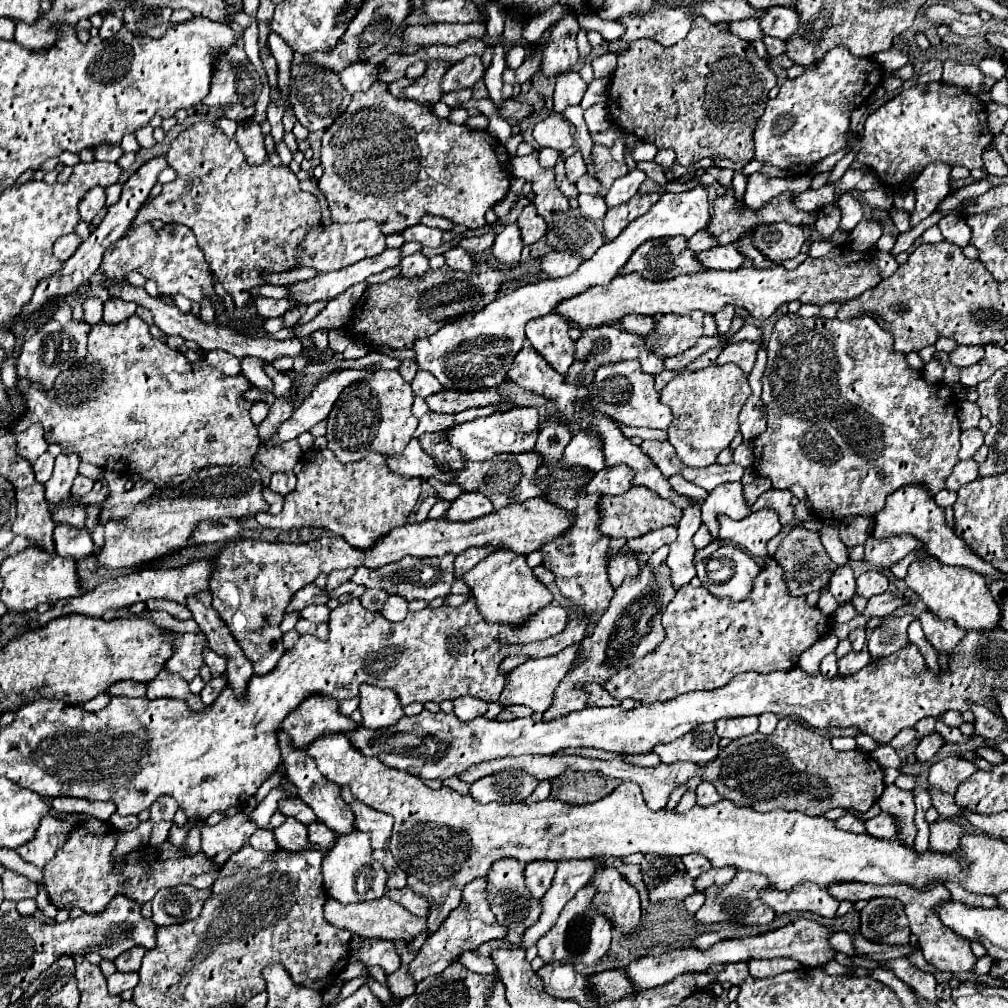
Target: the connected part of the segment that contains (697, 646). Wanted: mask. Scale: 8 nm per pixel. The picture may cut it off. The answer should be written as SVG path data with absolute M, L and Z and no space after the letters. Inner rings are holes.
M766 562L764 570L754 582L752 594L742 602L730 602L730 600L718 600L714 598L704 586L692 588L690 584L682 586L672 604L662 614L662 626L666 630L666 638L662 644L656 646L650 654L646 654L642 660L630 664L628 668L620 670L616 676L612 676L604 688L614 696L616 700L634 698L638 702L650 704L650 702L666 702L680 694L694 692L694 690L714 690L728 684L736 674L740 672L776 672L776 670L790 670L796 666L798 656L810 648L816 640L820 640L828 632L828 616L820 614L818 608L812 608L806 604L804 596L792 596L788 592L788 586L784 584L784 570L774 564Z

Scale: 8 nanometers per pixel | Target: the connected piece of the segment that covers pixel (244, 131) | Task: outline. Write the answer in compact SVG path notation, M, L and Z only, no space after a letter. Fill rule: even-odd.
M252 120L240 122L238 130L236 130L236 142L238 142L240 150L244 152L248 164L268 162L268 152L264 148L264 136L256 122L252 122Z

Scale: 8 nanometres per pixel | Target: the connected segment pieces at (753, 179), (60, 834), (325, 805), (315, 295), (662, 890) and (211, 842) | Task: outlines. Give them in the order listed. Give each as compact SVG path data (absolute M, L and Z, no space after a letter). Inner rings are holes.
M756 172L748 178L744 204L746 204L746 208L756 212L756 210L764 208L764 204L768 204L768 200L776 198L782 192L794 192L794 194L806 192L810 188L810 182L812 182L810 174L798 176L792 180L792 178L768 178L768 176Z
M44 816L36 836L28 844L18 848L20 858L28 864L44 868L44 864L48 860L52 860L56 850L66 844L74 826L76 826L76 822L68 822L68 820L62 820L56 816Z
M284 730L276 732L276 736L284 760L284 774L298 786L298 796L314 810L318 820L324 822L328 828L332 828L336 834L344 836L348 832L356 832L356 826L352 824L352 810L348 808L348 804L344 804L344 800L340 800L340 786L322 776L316 768L316 762L304 750L292 748L292 742L288 740L288 736L284 736Z
M384 250L380 256L372 256L368 260L360 260L344 270L318 274L312 280L298 282L290 286L292 300L298 300L300 304L312 304L316 300L332 300L334 296L348 290L352 284L364 282L370 274L378 274L386 268L394 268L400 264L400 250Z
M644 856L640 862L642 880L650 892L652 902L666 898L684 900L696 892L694 880L688 876L684 862L676 856Z
M236 814L216 826L202 826L202 852L212 858L220 852L238 852L256 832L256 824L246 814Z

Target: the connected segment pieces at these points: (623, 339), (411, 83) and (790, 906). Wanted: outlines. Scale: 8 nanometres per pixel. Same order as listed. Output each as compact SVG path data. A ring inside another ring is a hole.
M596 326L596 328L586 328L582 332L582 336L576 340L576 360L584 360L584 368L578 374L580 378L586 378L588 374L594 374L596 368L604 366L604 364L612 364L612 362L624 362L624 360L638 360L642 364L642 370L648 374L660 374L664 370L664 358L654 356L646 346L644 346L644 338L624 332L620 330L620 326Z
M430 62L428 70L424 72L424 76L410 80L410 78L400 78L396 82L388 84L388 92L396 98L404 98L404 100L418 100L420 104L436 104L442 96L440 90L440 80L444 76L444 72L450 66L444 62Z
M800 884L788 892L780 892L776 888L762 888L760 900L768 904L776 914L784 912L814 912L818 916L834 918L838 900L828 894L828 890L816 886L816 884Z

